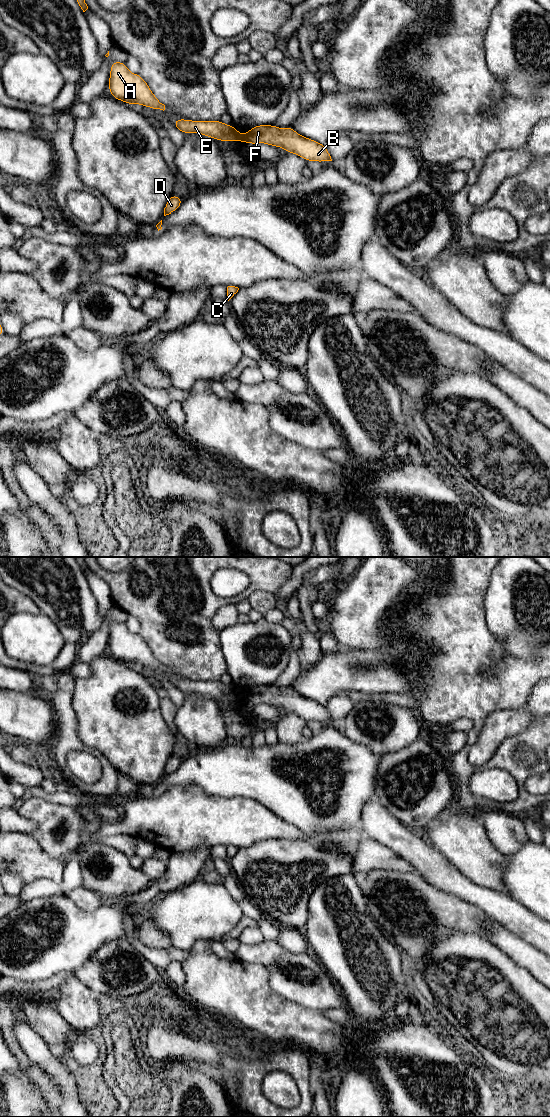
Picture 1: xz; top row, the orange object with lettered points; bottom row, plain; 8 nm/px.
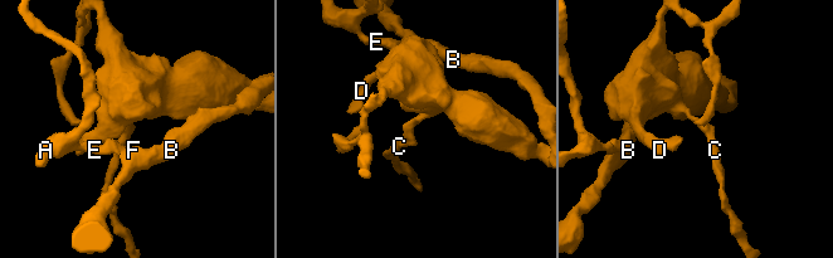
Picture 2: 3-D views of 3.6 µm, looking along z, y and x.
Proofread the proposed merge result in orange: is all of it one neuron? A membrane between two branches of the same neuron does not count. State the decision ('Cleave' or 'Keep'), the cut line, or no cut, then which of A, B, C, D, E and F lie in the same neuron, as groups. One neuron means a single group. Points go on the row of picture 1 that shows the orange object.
Cleave. Split along xz (244, 135), (246, 141). Groups: A E / B C D F

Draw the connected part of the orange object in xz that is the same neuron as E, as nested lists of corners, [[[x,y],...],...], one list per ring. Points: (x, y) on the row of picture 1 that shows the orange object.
[[[175,119],[173,126],[185,134],[196,132],[218,141],[246,142],[245,135],[237,131],[232,124],[227,125],[220,120],[193,121],[187,119]]]

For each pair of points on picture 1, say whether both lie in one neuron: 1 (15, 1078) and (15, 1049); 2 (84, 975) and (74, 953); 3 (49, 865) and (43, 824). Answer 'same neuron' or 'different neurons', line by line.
1: different neurons
2: different neurons
3: different neurons

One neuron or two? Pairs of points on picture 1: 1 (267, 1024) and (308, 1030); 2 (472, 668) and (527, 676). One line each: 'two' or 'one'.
1: one
2: one

